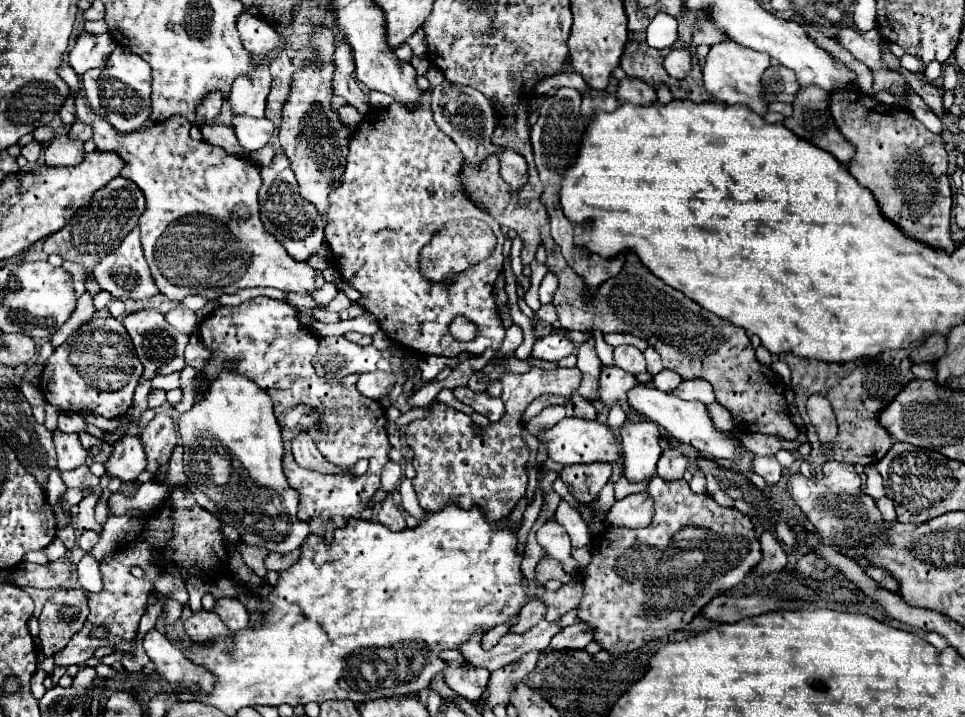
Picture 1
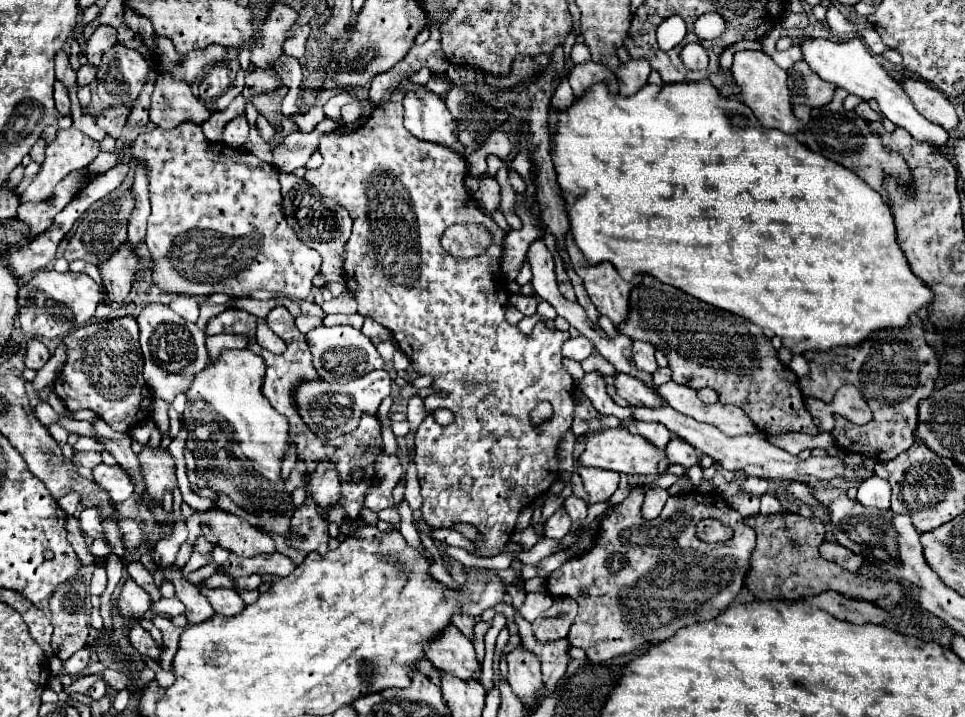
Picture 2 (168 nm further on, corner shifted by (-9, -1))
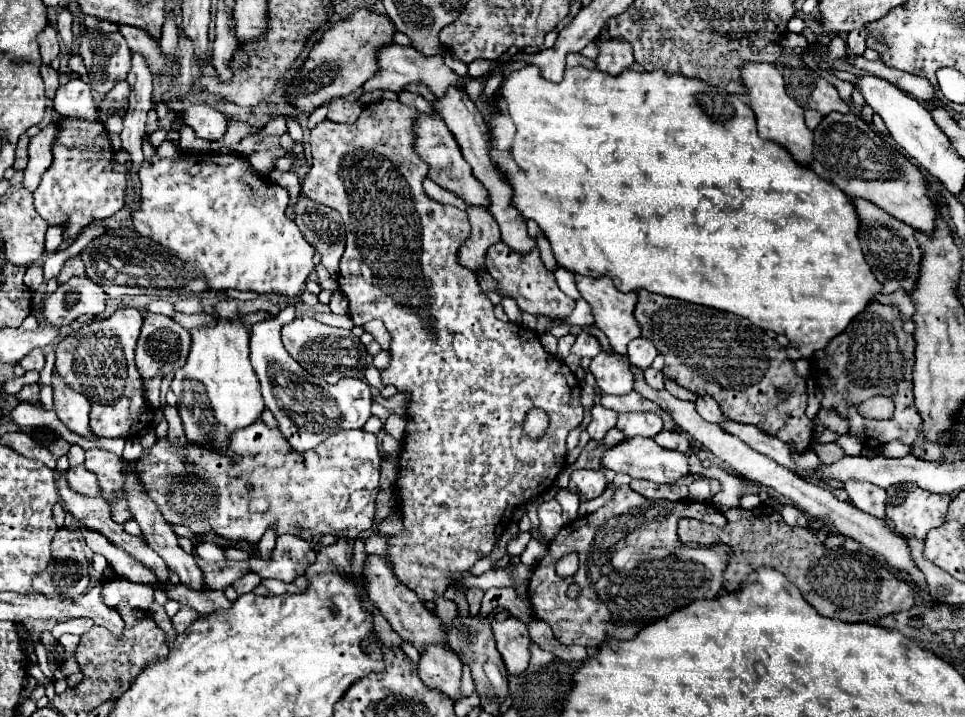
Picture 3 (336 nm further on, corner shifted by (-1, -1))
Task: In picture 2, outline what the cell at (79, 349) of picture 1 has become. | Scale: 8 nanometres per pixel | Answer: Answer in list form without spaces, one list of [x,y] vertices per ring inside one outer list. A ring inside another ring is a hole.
[[[123,316],[107,322],[85,324],[63,338],[65,344],[65,366],[55,380],[55,392],[63,400],[69,410],[93,410],[99,418],[103,418],[113,430],[127,432],[135,428],[143,418],[149,418],[153,398],[147,394],[147,386],[143,380],[143,356],[139,350],[139,326],[133,316]]]

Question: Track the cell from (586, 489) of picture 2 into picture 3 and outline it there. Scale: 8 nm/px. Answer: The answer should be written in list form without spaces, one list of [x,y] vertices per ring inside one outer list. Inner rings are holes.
[[[575,470],[569,480],[569,490],[577,492],[583,502],[589,502],[603,494],[607,478],[601,470]]]

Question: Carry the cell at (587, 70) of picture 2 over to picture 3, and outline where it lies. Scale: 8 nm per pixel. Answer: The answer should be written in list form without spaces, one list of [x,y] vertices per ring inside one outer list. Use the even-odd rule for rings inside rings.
[[[571,52],[567,54],[567,68],[573,68],[573,66],[585,66],[585,68],[597,68],[597,64],[585,56],[581,56],[579,52]]]

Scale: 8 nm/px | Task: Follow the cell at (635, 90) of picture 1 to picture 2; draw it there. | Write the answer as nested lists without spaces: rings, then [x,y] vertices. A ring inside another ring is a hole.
[[[645,58],[629,60],[625,64],[619,64],[617,80],[619,80],[619,92],[621,94],[635,94],[639,88],[647,84],[651,66]]]

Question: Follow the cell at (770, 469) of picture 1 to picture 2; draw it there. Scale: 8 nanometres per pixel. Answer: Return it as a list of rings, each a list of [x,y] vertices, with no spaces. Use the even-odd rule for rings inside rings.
[[[663,404],[659,408],[635,408],[633,412],[633,418],[635,420],[645,420],[645,422],[661,422],[663,426],[667,426],[675,436],[687,440],[691,446],[695,446],[697,450],[701,450],[703,454],[709,454],[721,468],[725,470],[741,470],[745,472],[747,476],[761,476],[761,478],[767,478],[767,480],[781,480],[781,482],[787,482],[787,480],[797,480],[797,476],[815,476],[819,480],[833,480],[835,476],[841,478],[841,480],[867,480],[871,478],[875,472],[873,470],[867,470],[863,464],[861,466],[843,466],[843,462],[839,458],[833,458],[833,456],[825,456],[825,458],[807,458],[807,460],[801,460],[799,456],[793,456],[773,444],[769,444],[763,434],[753,434],[753,436],[727,436],[723,434],[721,430],[717,430],[715,426],[711,424],[701,424],[701,422],[695,422],[693,418],[685,416],[685,414],[679,414],[677,410],[673,410],[671,406]]]

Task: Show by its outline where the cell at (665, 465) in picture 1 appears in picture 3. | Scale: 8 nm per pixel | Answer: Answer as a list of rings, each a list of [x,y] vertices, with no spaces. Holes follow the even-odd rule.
[[[659,432],[659,436],[655,436],[655,442],[661,446],[661,448],[667,448],[667,450],[679,450],[683,454],[689,452],[689,440],[683,432]]]

